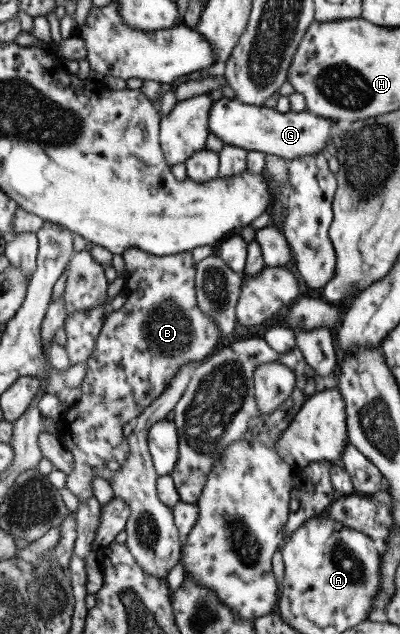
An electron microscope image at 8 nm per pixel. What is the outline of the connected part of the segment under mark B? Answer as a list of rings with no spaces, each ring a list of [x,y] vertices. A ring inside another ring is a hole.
[[[128,249],[124,250],[121,257],[124,262],[123,275],[125,277],[125,284],[123,293],[126,301],[121,309],[110,312],[110,314],[103,319],[100,333],[98,337],[96,337],[93,353],[90,354],[90,357],[86,360],[87,366],[81,383],[82,396],[80,396],[79,401],[76,401],[70,407],[67,406],[66,410],[57,419],[58,430],[56,430],[55,434],[58,437],[58,442],[60,442],[64,448],[67,448],[68,452],[72,453],[72,461],[74,461],[72,462],[72,472],[65,476],[65,487],[77,497],[77,500],[86,500],[93,496],[91,480],[94,476],[98,475],[106,481],[111,480],[113,472],[118,471],[118,467],[122,467],[122,463],[126,461],[129,446],[127,437],[122,435],[122,426],[126,423],[132,424],[132,420],[136,419],[137,415],[146,409],[147,406],[168,387],[168,383],[172,381],[172,377],[174,377],[174,374],[177,374],[182,365],[192,362],[199,363],[209,358],[210,355],[212,355],[212,350],[214,351],[214,348],[216,348],[218,337],[220,337],[216,324],[212,322],[212,319],[206,318],[204,312],[198,308],[195,293],[195,263],[190,255],[190,251],[159,257],[145,253],[140,249]]]

